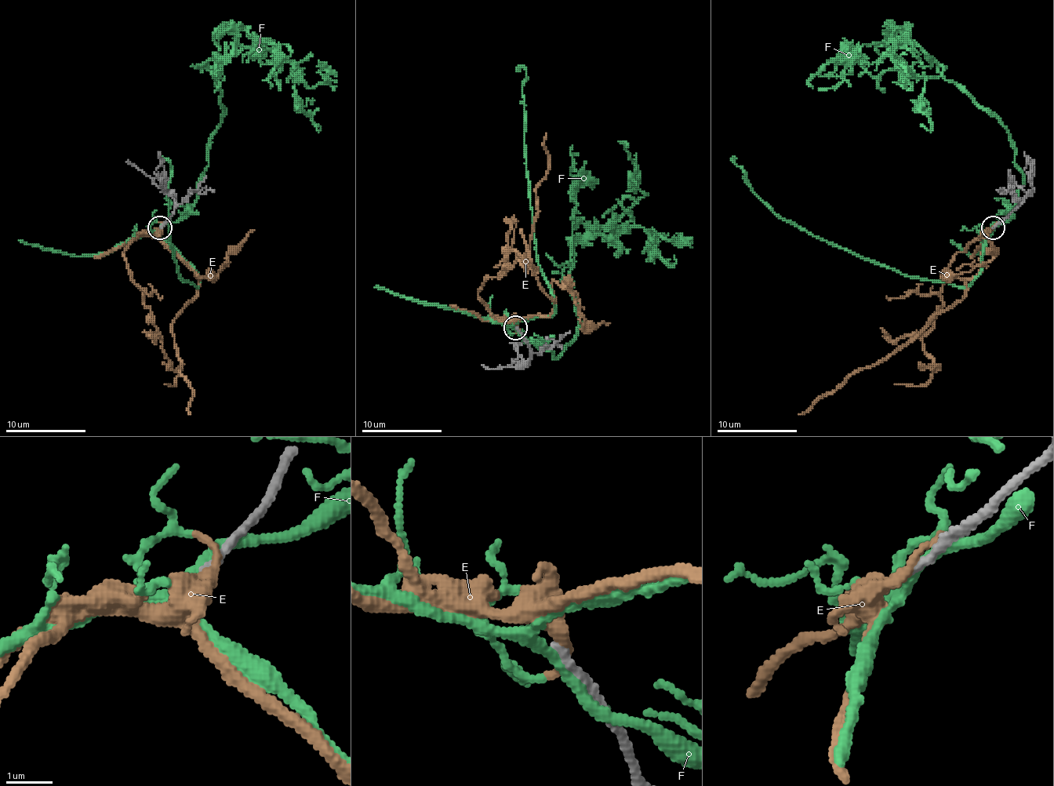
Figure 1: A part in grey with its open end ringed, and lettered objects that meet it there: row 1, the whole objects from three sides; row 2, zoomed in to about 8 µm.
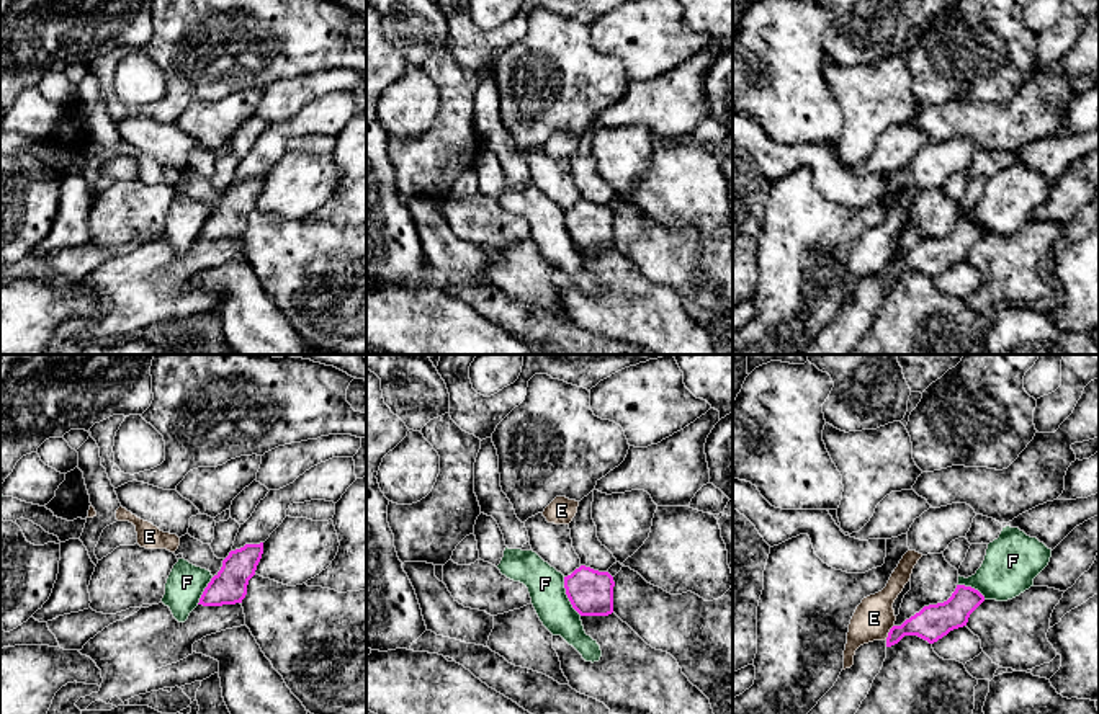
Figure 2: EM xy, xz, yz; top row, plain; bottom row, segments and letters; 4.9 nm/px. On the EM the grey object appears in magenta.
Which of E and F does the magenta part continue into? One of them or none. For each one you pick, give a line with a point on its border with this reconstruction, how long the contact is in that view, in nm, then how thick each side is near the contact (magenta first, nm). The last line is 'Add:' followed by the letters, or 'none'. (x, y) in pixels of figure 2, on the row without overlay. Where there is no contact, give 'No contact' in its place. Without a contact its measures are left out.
Add: none

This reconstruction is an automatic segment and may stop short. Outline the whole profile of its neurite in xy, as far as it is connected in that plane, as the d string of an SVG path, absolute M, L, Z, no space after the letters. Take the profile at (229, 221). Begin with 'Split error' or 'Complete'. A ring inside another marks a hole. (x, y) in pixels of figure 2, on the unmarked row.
Complete. M263 176L245 178L231 185L222 194L221 204L204 222L200 237L203 240L222 240L242 237L247 229L249 214L255 209L263 188Z

